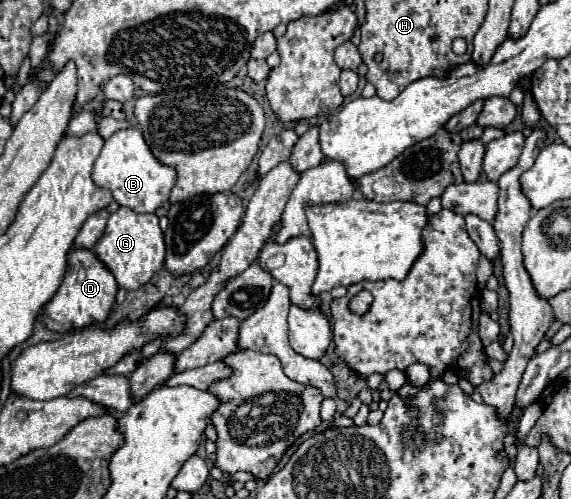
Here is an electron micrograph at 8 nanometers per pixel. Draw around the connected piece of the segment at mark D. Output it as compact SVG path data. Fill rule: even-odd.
M73 249L67 259L67 273L53 295L53 299L43 307L43 319L45 325L53 331L65 333L73 329L81 329L93 323L103 323L115 303L117 295L117 281L113 273L97 259L97 255L91 249Z

